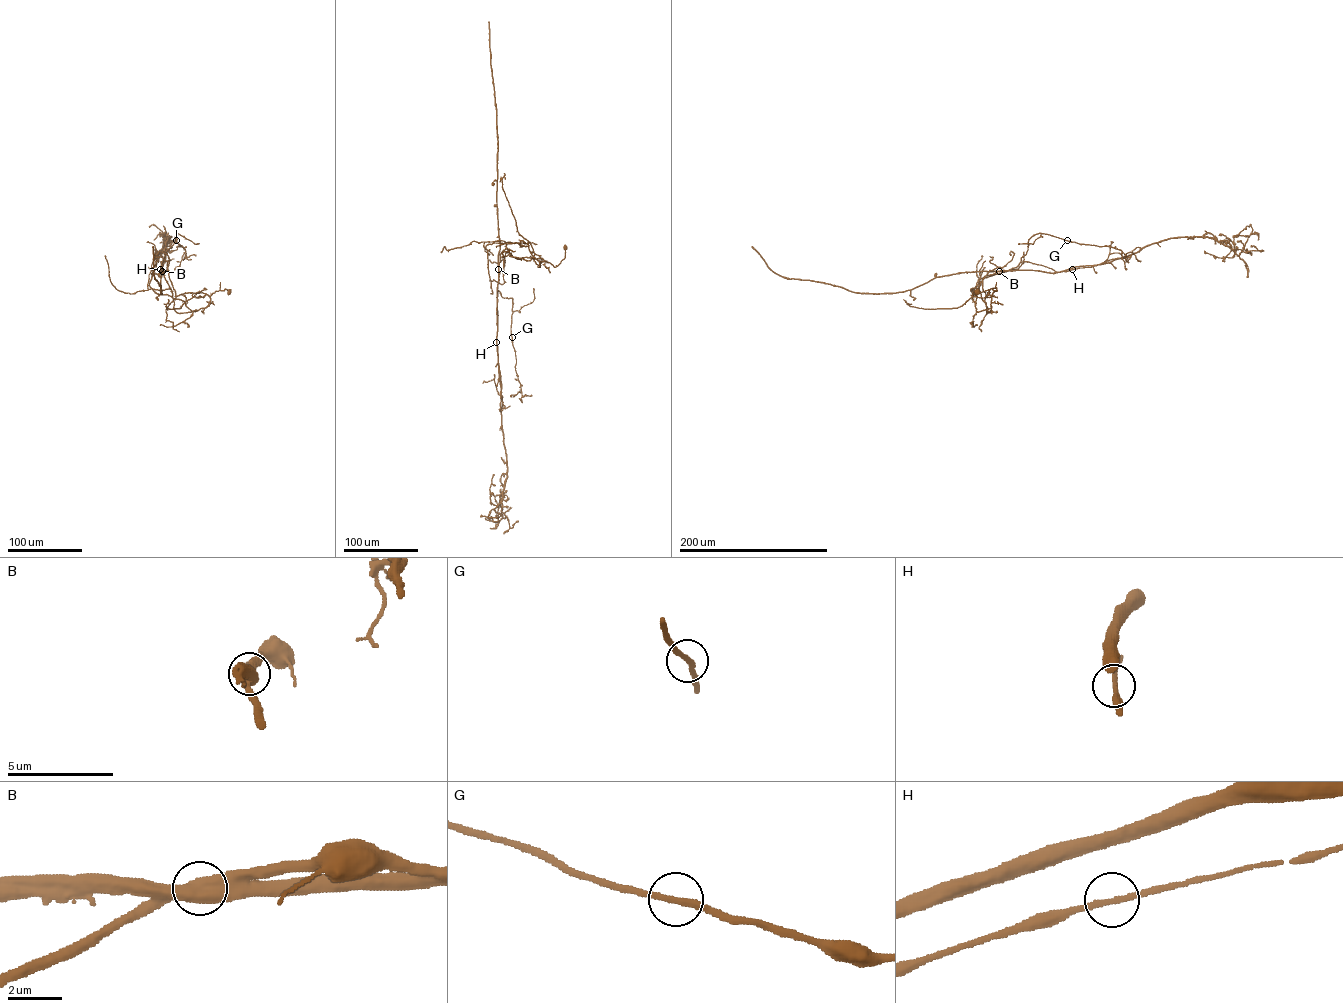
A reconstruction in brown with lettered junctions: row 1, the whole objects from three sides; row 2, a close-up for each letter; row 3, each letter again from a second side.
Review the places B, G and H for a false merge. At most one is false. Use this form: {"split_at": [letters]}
{"split_at": ["B"]}

